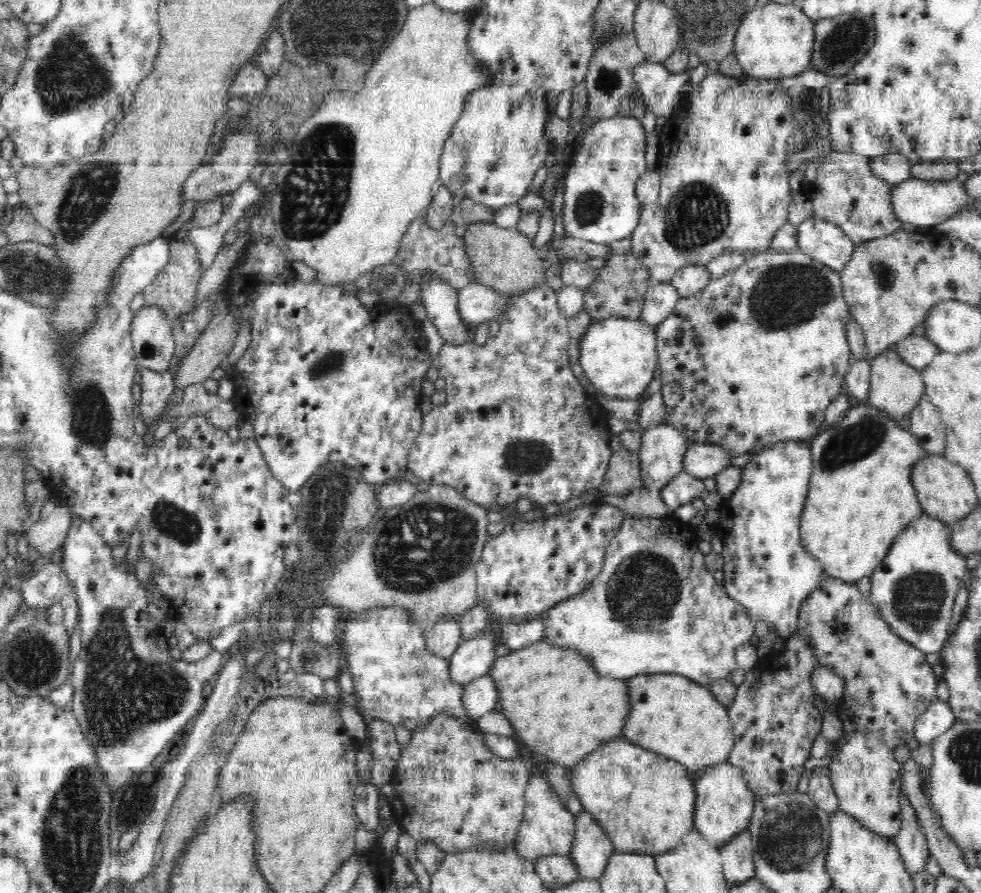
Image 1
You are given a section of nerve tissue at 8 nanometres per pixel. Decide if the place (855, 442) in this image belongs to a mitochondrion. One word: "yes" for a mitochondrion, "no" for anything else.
yes

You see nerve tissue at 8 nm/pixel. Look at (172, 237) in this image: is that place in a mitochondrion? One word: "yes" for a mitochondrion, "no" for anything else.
no

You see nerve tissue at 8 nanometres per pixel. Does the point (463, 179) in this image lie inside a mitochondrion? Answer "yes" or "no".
yes

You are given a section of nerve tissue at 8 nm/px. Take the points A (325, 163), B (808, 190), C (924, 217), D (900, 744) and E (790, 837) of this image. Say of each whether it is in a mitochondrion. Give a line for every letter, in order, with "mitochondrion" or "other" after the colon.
A: mitochondrion
B: other
C: other
D: other
E: mitochondrion

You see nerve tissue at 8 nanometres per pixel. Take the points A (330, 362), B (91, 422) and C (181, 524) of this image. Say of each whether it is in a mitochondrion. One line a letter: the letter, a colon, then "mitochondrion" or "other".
A: mitochondrion
B: mitochondrion
C: mitochondrion

